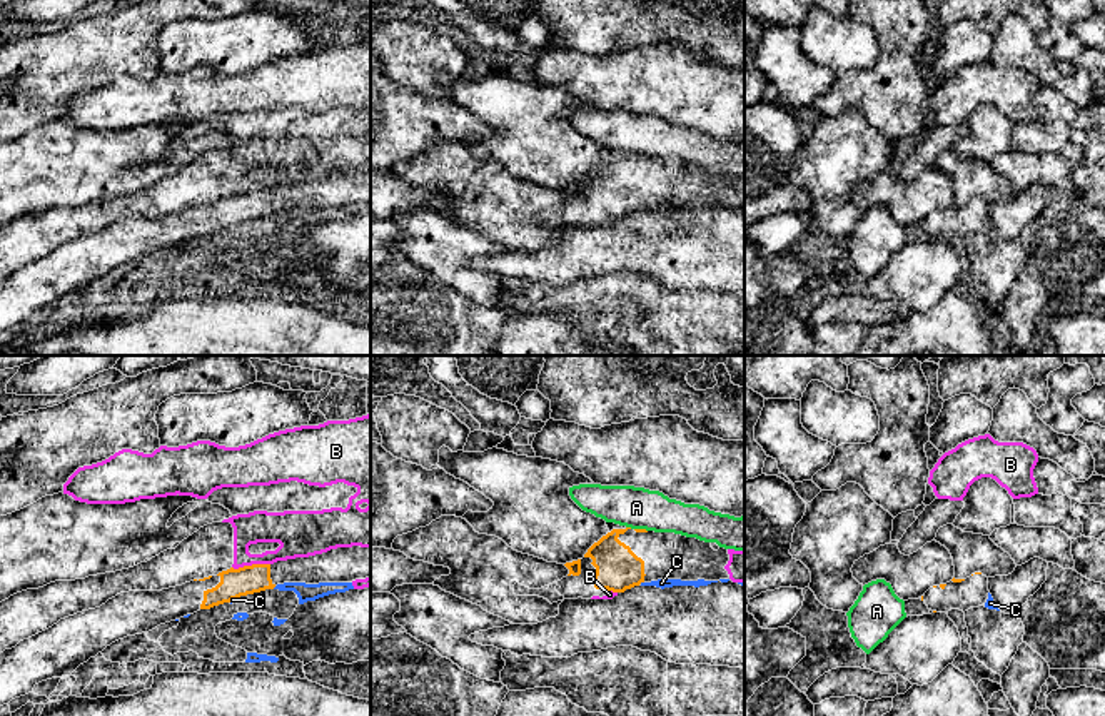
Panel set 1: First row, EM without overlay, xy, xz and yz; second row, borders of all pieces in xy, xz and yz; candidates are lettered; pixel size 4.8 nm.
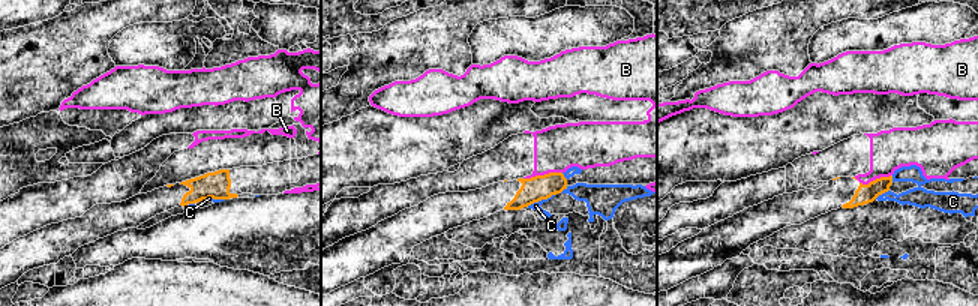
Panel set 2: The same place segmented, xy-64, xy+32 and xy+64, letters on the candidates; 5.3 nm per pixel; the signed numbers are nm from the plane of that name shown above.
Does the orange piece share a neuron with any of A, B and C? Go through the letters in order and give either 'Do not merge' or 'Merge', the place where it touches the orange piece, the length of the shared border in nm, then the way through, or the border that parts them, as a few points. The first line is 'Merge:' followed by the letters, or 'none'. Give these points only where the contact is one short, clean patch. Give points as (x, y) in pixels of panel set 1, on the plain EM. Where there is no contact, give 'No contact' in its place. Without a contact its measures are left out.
Merge: none
A: Do not merge. Touches orange at xz (630, 154). Shared border 30 nm. Boundary: xz (626, 152), (631, 154)
B: Do not merge. Touches orange at xy (252, 191). Shared border 190 nm. Boundary: xy (269, 189), (232, 194)
C: Do not merge. Touches orange at xz (641, 207). Shared border 30 nm. Boundary: xz (643, 207), (640, 209)

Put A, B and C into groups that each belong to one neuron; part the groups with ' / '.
A / B / C

